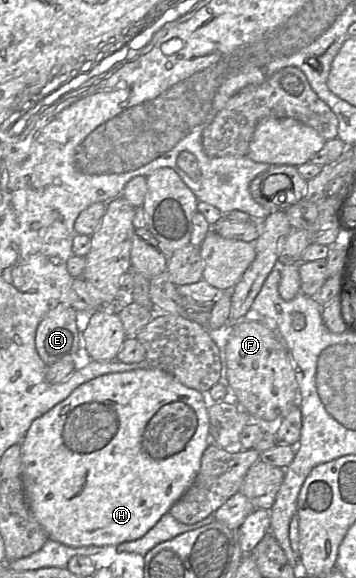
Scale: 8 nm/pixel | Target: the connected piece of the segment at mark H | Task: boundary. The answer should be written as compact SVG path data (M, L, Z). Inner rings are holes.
M137 369L109 373L77 387L65 400L35 419L21 442L21 477L28 506L48 535L69 547L117 546L143 537L160 518L192 486L200 470L201 458L211 443L207 395L188 388L166 372L156 369Z

